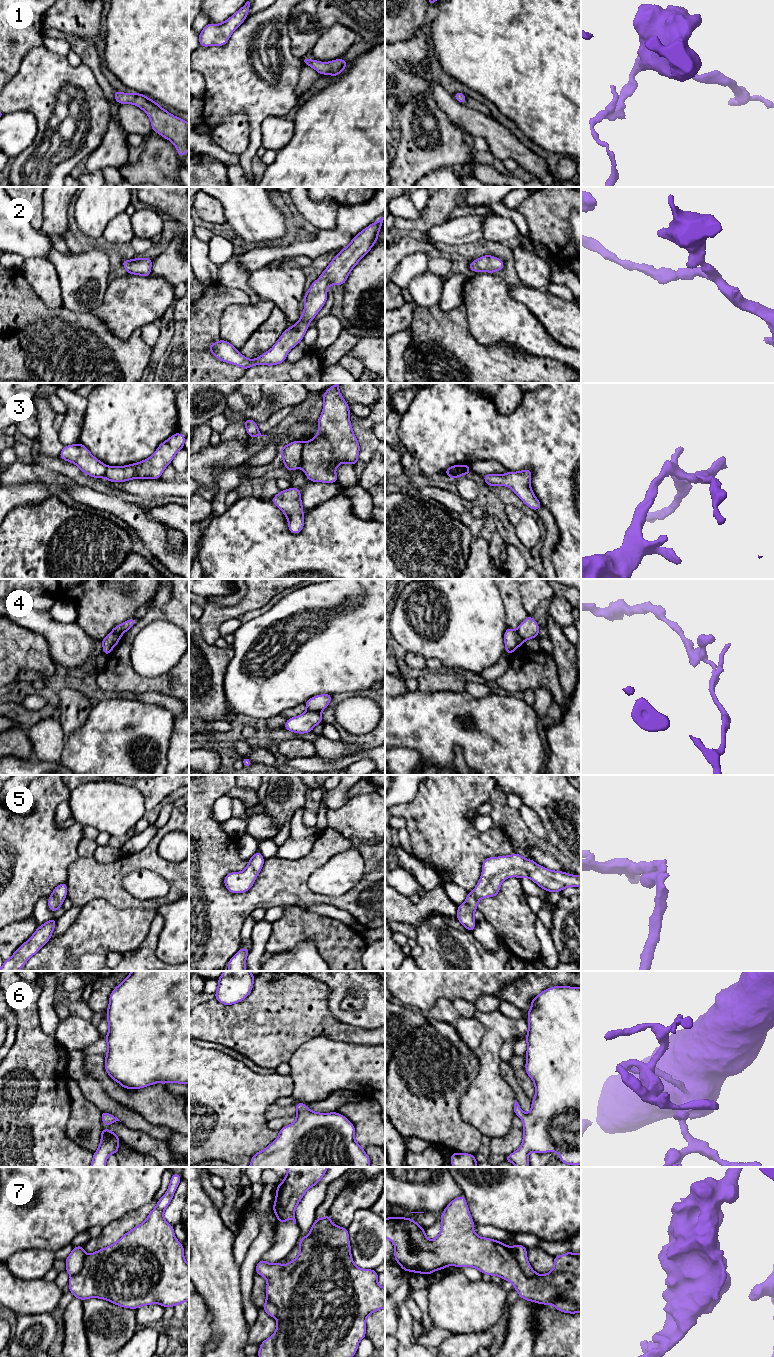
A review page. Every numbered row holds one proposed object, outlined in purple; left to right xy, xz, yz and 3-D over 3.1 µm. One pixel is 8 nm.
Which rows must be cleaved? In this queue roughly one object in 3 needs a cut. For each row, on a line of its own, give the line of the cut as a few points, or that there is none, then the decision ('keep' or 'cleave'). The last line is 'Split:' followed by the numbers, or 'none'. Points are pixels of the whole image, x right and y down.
1: no cut | keep
2: no cut | keep
3: xz (303, 442), (301, 466) | cleave
4: xy (125, 630), (123, 632), (111, 632) | cleave
5: no cut | keep
6: no cut | keep
7: yz (510, 1247), (510, 1253), (518, 1266), (528, 1276), (533, 1277) | cleave
Split: 3, 4, 7

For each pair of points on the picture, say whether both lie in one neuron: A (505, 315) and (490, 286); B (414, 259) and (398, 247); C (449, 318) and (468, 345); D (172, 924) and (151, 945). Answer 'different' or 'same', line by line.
A: same
B: different
C: same
D: different

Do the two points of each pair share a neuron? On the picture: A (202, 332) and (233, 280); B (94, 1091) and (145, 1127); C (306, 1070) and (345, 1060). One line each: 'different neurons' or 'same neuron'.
A: different neurons
B: same neuron
C: same neuron

